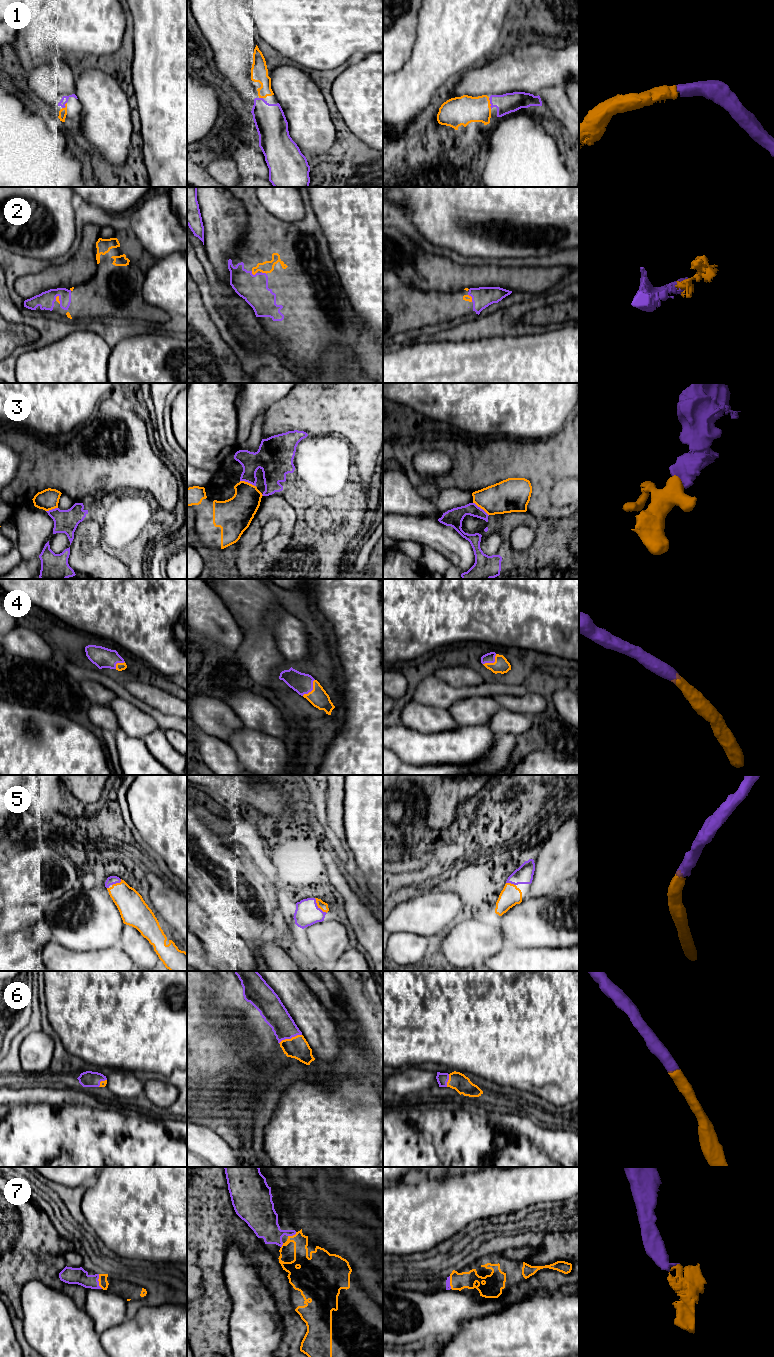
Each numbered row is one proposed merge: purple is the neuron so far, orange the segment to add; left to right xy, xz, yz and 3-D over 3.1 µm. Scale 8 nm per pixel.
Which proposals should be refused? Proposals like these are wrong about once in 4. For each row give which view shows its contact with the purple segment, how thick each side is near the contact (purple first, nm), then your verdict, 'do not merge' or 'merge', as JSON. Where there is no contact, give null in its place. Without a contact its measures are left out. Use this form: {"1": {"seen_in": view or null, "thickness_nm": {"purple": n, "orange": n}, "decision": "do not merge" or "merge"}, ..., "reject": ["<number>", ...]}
{"1": {"seen_in": "yz", "thickness_nm": {"purple": 160, "orange": 220}, "decision": "merge"}, "2": {"seen_in": "xz", "thickness_nm": {"purple": 220, "orange": 100}, "decision": "merge"}, "3": {"seen_in": "xz", "thickness_nm": {"purple": 220, "orange": 260}, "decision": "do not merge"}, "4": {"seen_in": "xz", "thickness_nm": {"purple": 170, "orange": 150}, "decision": "merge"}, "5": {"seen_in": "xz", "thickness_nm": {"purple": 200, "orange": 70}, "decision": "merge"}, "6": {"seen_in": "xz", "thickness_nm": {"purple": 200, "orange": 180}, "decision": "merge"}, "7": {"seen_in": "xy", "thickness_nm": {"purple": 130, "orange": 80}, "decision": "merge"}, "reject": ["3"]}

